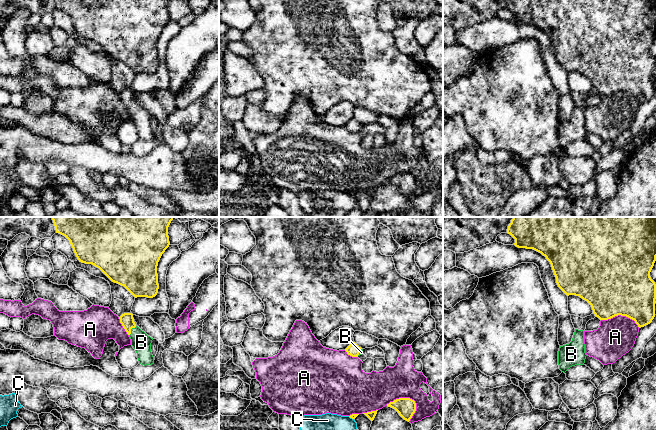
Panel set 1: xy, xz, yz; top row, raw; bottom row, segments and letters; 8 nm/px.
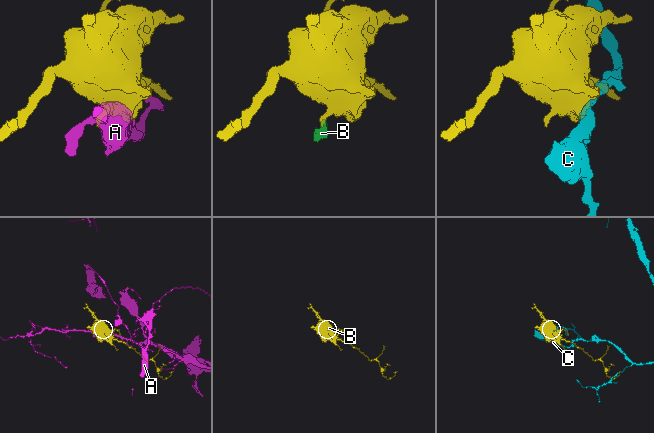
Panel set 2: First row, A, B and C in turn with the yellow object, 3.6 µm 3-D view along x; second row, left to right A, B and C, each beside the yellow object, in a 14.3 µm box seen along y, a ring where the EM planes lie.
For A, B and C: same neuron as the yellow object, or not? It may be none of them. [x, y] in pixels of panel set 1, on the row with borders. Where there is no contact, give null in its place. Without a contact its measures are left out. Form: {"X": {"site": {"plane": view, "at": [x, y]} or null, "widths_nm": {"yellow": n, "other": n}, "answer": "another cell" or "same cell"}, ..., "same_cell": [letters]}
{"A": {"site": {"plane": "xz", "at": [405, 398]}, "widths_nm": {"yellow": 160, "other": 300}, "answer": "another cell"}, "B": {"site": {"plane": "xy", "at": [130, 330]}, "widths_nm": {"yellow": 110, "other": 160}, "answer": "same cell"}, "C": {"site": {"plane": "xz", "at": [351, 417]}, "widths_nm": {"yellow": 50, "other": 140}, "answer": "another cell"}, "same_cell": ["B"]}

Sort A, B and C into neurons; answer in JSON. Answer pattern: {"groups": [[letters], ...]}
{"groups": [["A"], ["B"], ["C"]]}

